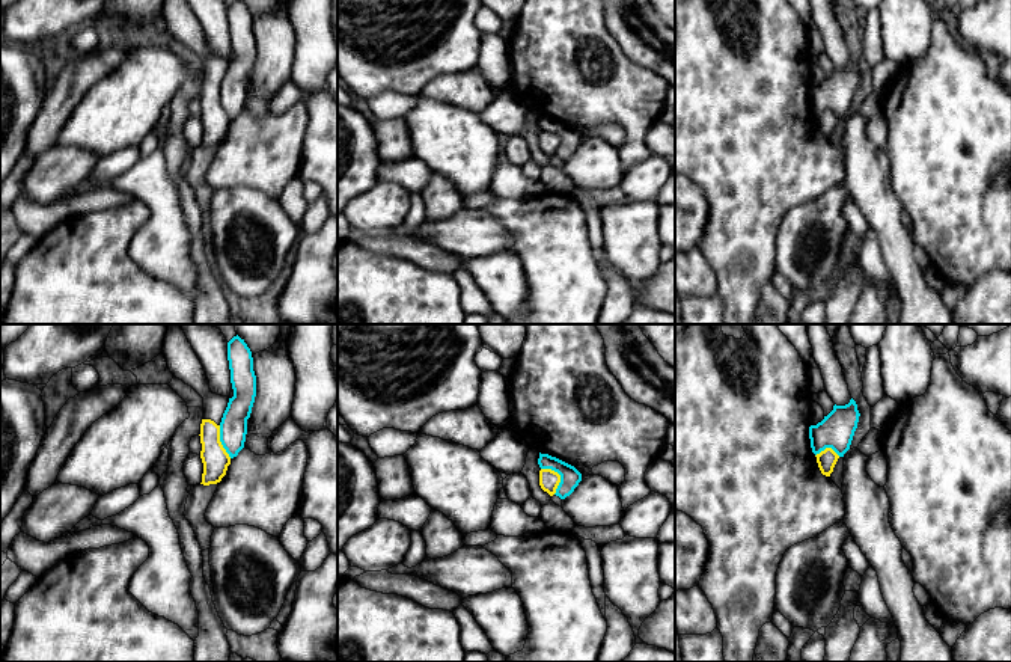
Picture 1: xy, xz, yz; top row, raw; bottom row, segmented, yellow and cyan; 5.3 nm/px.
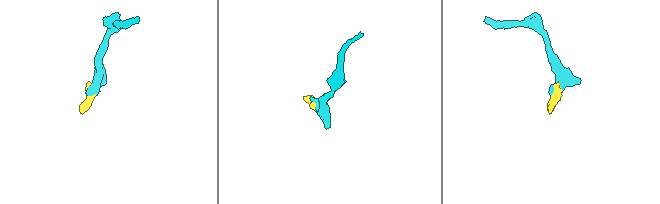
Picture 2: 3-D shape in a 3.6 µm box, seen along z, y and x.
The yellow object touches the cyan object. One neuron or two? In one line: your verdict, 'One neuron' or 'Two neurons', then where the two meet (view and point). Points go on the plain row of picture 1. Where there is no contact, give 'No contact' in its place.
Two neurons. Touches yellow at xz (559, 137)

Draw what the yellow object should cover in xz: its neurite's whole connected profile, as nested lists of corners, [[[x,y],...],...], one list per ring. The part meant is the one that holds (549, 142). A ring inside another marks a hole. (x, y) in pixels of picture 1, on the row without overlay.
[[[541,131],[539,133],[539,148],[544,154],[550,158],[556,155],[556,151],[560,145],[560,137],[551,131]]]

